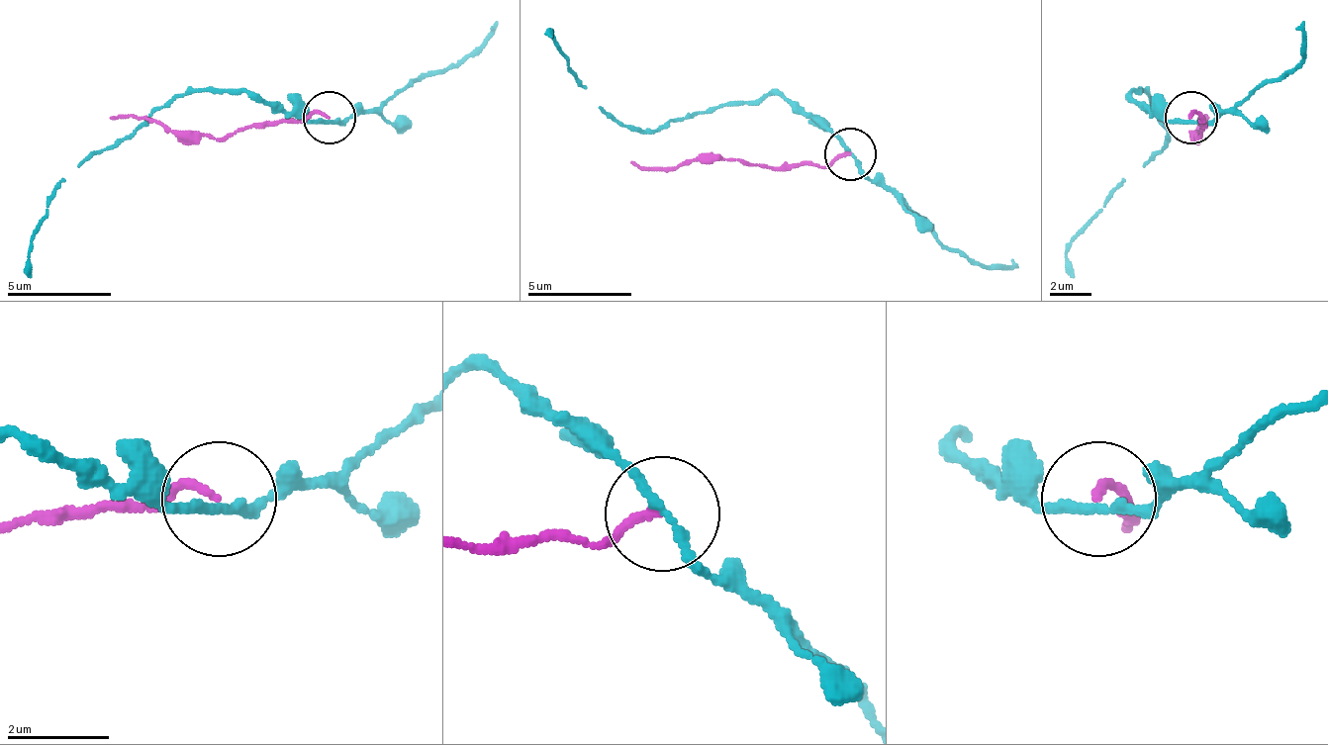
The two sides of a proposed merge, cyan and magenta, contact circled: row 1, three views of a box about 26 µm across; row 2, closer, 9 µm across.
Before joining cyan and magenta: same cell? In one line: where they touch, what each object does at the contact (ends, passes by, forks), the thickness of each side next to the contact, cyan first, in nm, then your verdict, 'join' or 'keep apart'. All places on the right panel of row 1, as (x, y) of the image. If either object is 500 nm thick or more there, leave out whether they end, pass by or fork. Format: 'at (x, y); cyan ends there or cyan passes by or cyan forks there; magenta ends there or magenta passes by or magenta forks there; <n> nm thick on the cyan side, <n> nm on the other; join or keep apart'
at (1190, 118); cyan passes by; magenta ends there; 170 nm thick on the cyan side, 140 nm on the other; keep apart

